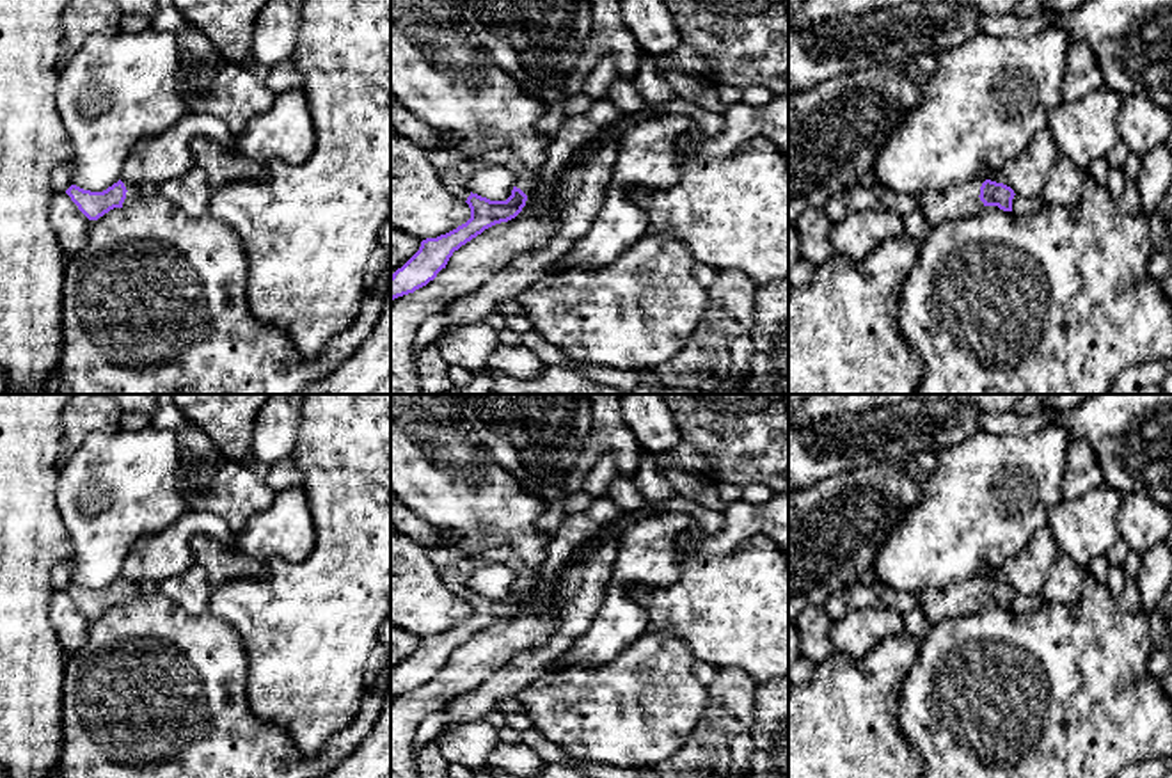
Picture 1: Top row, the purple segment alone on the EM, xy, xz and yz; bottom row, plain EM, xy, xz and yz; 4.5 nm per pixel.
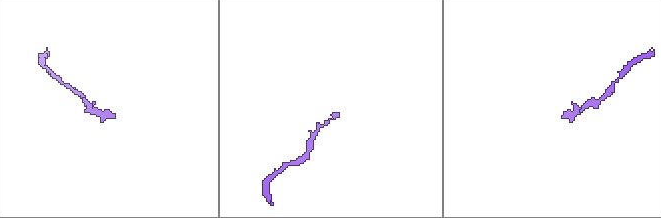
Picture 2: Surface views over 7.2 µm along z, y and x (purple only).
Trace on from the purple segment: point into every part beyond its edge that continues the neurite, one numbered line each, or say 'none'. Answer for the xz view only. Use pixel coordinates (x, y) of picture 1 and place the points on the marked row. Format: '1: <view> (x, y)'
1: xz (528, 182)

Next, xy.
1: xy (134, 194)

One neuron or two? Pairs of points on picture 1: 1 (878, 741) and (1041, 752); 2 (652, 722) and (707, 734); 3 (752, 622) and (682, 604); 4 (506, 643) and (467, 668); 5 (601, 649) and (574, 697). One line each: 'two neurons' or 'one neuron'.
1: two neurons
2: two neurons
3: one neuron
4: one neuron
5: two neurons

